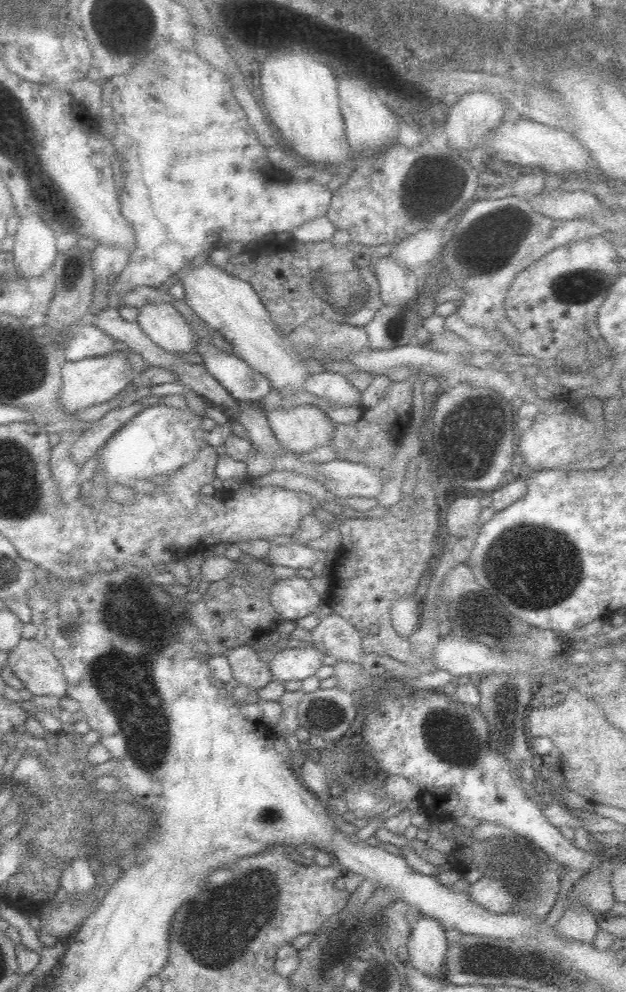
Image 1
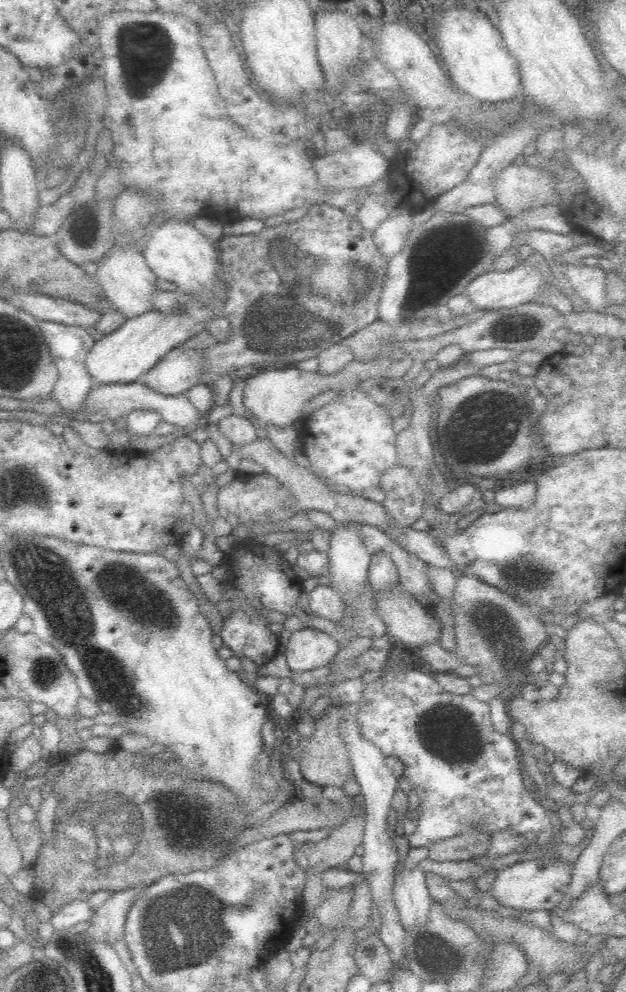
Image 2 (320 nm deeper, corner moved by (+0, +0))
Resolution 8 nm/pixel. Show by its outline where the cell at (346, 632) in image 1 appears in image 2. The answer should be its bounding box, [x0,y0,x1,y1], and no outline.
[306,585,346,624]

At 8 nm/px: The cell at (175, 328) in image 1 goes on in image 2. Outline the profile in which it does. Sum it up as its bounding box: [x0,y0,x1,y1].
[95,248,158,319]

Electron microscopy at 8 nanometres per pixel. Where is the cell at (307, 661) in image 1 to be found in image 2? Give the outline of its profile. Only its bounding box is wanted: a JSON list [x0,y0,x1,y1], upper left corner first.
[285,626,341,672]

